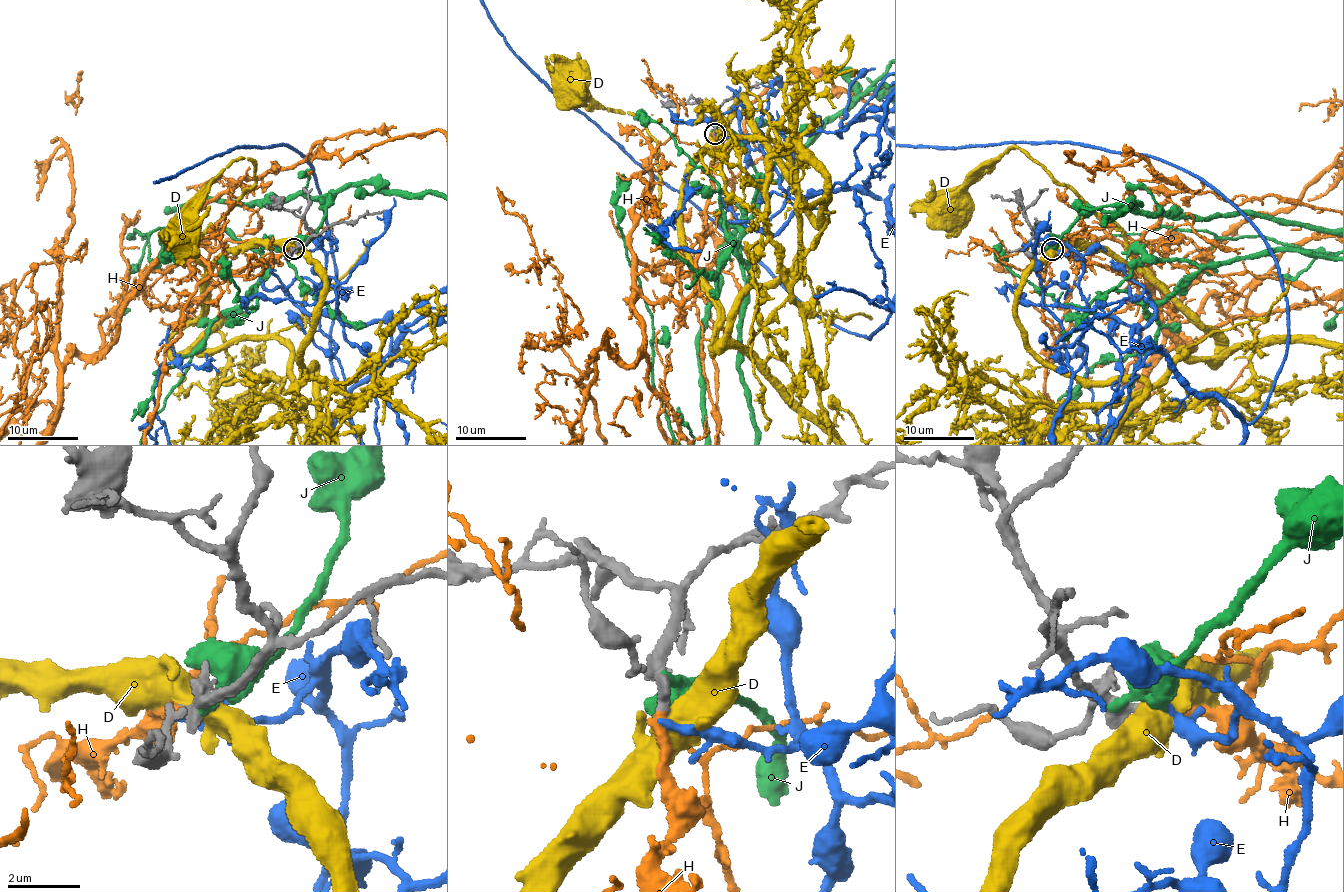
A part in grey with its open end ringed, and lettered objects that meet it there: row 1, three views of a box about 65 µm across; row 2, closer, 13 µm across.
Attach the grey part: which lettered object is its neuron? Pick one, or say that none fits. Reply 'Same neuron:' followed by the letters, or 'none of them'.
Same neuron: H

